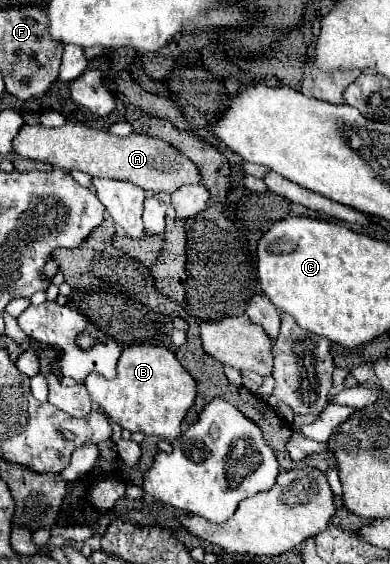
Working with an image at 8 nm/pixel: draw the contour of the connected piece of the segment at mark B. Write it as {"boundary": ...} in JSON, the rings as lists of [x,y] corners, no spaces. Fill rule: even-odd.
{"boundary":[[[150,344],[124,348],[114,380],[90,374],[84,386],[92,402],[100,404],[116,424],[130,432],[144,432],[164,440],[176,440],[180,436],[180,424],[196,400],[196,382],[184,372],[176,356],[166,348]]]}

